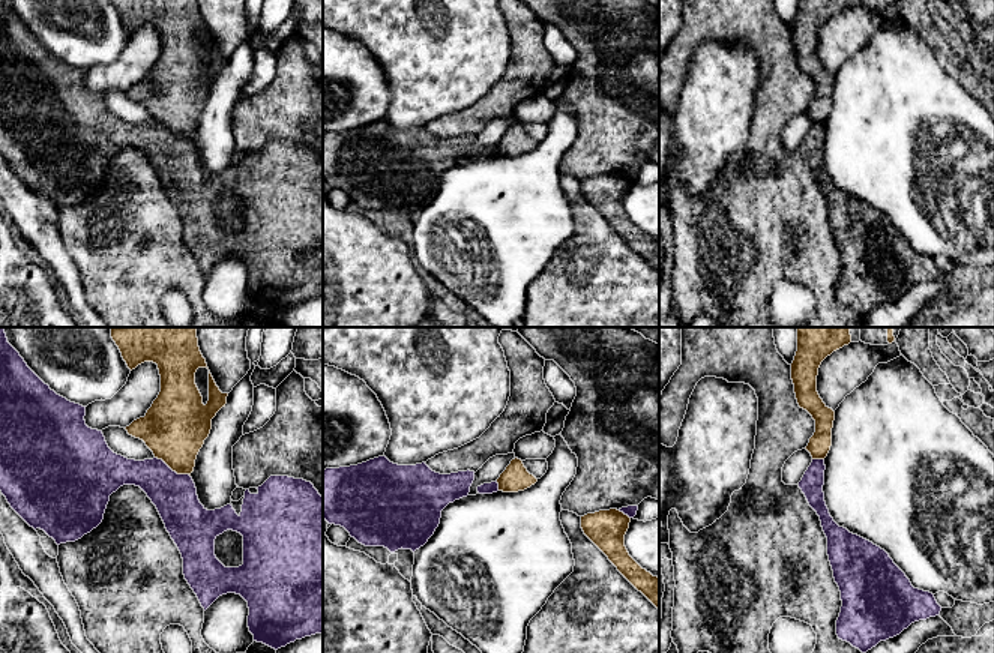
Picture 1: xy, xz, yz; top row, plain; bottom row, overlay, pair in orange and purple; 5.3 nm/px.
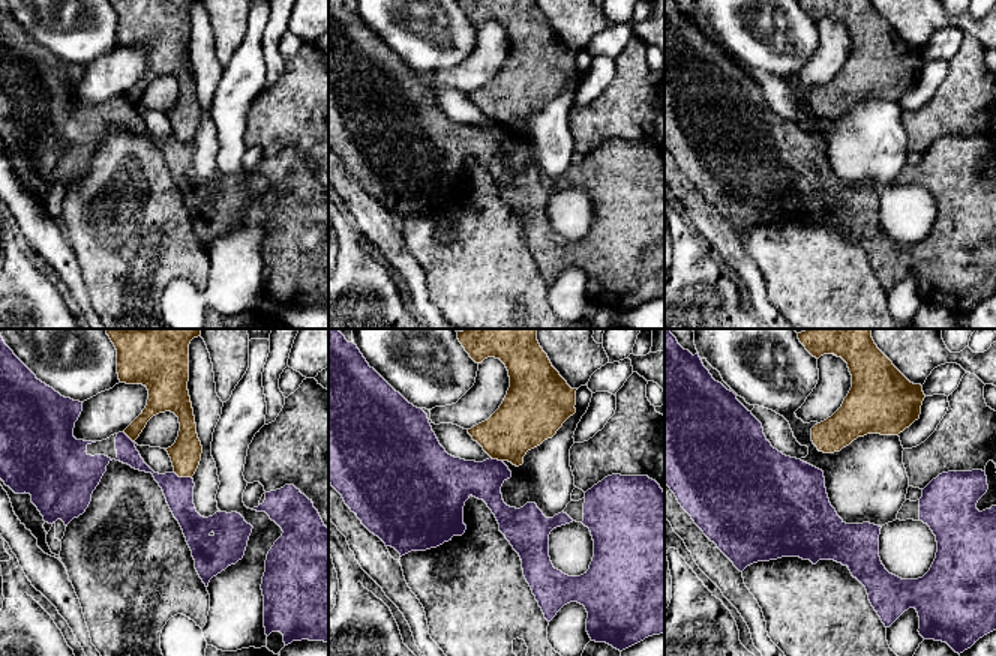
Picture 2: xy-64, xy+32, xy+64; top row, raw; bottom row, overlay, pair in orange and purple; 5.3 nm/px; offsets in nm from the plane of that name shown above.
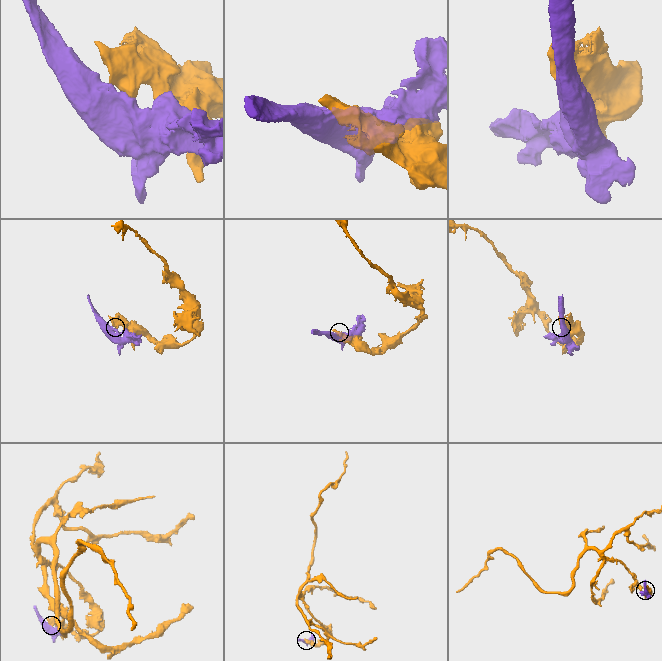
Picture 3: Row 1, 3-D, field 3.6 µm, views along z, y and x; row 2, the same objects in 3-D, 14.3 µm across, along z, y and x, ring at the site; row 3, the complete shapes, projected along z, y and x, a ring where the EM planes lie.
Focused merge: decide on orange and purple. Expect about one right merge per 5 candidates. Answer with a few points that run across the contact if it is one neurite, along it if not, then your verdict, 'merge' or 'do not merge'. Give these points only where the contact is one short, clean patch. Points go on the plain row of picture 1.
do not merge

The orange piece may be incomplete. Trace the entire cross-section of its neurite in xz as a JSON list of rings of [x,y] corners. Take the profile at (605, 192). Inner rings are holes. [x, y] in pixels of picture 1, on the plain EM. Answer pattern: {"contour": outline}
{"contour": [[[617,173],[599,174],[581,180],[584,198],[659,273],[659,242],[643,233],[625,210],[625,198],[629,186],[631,182]]]}

